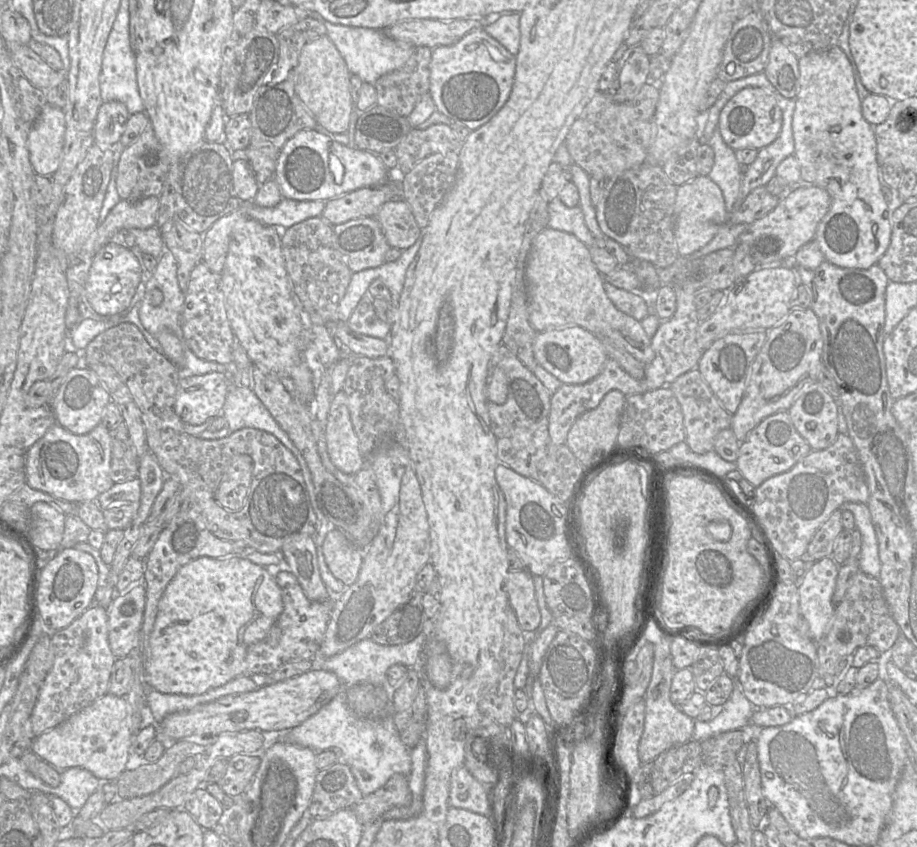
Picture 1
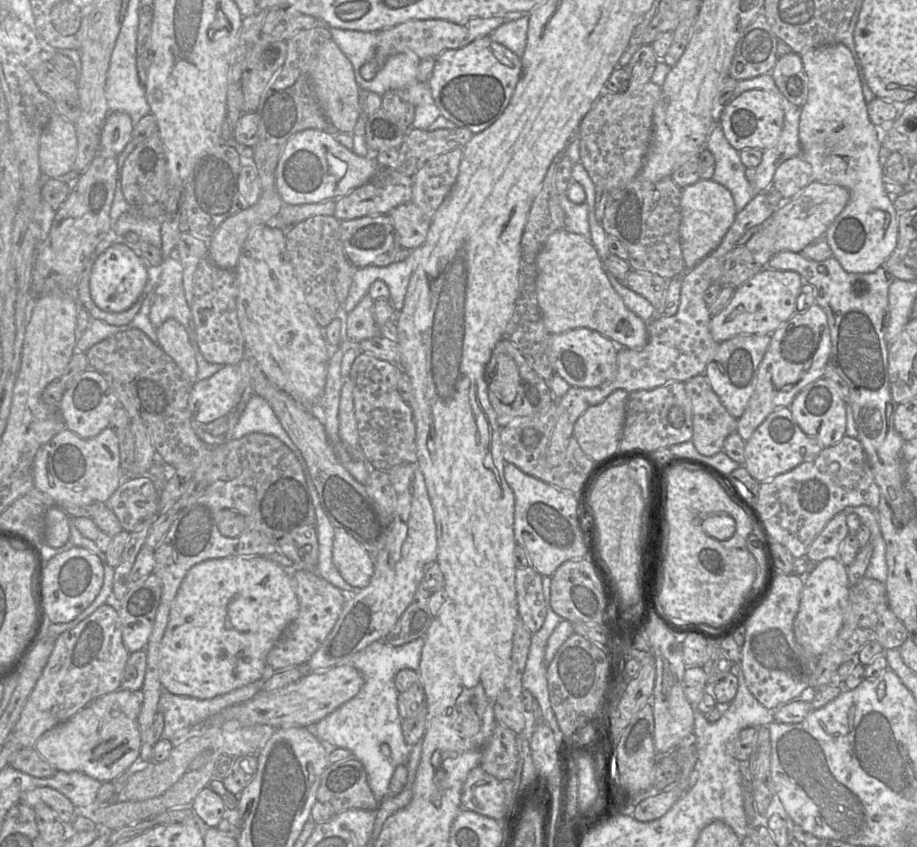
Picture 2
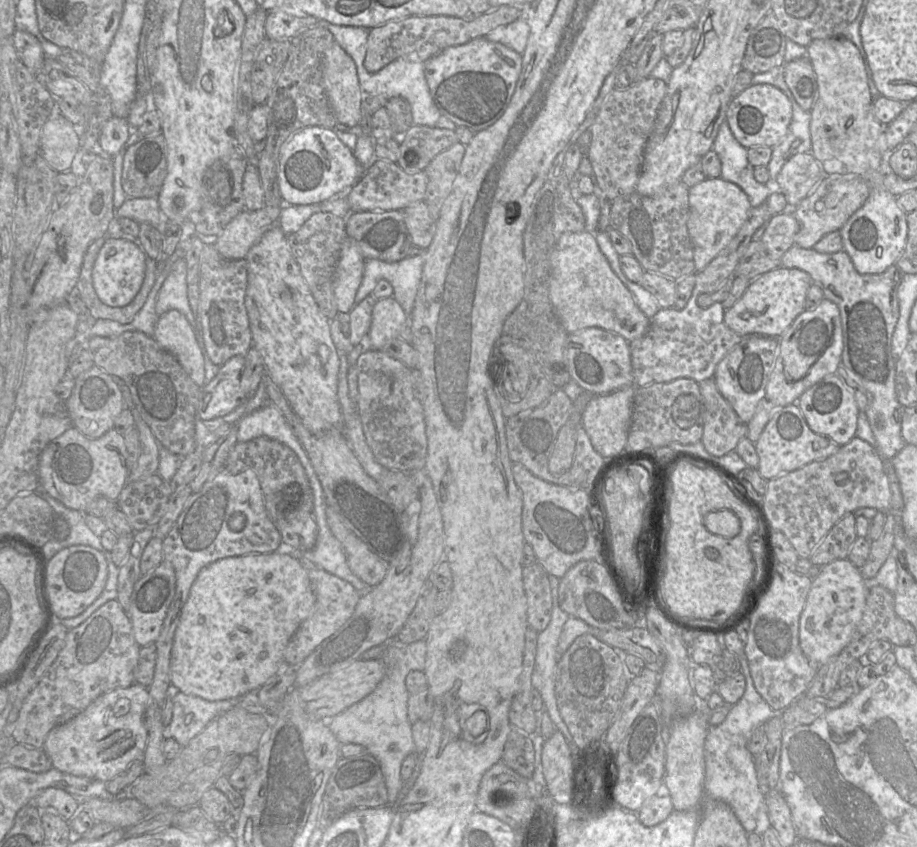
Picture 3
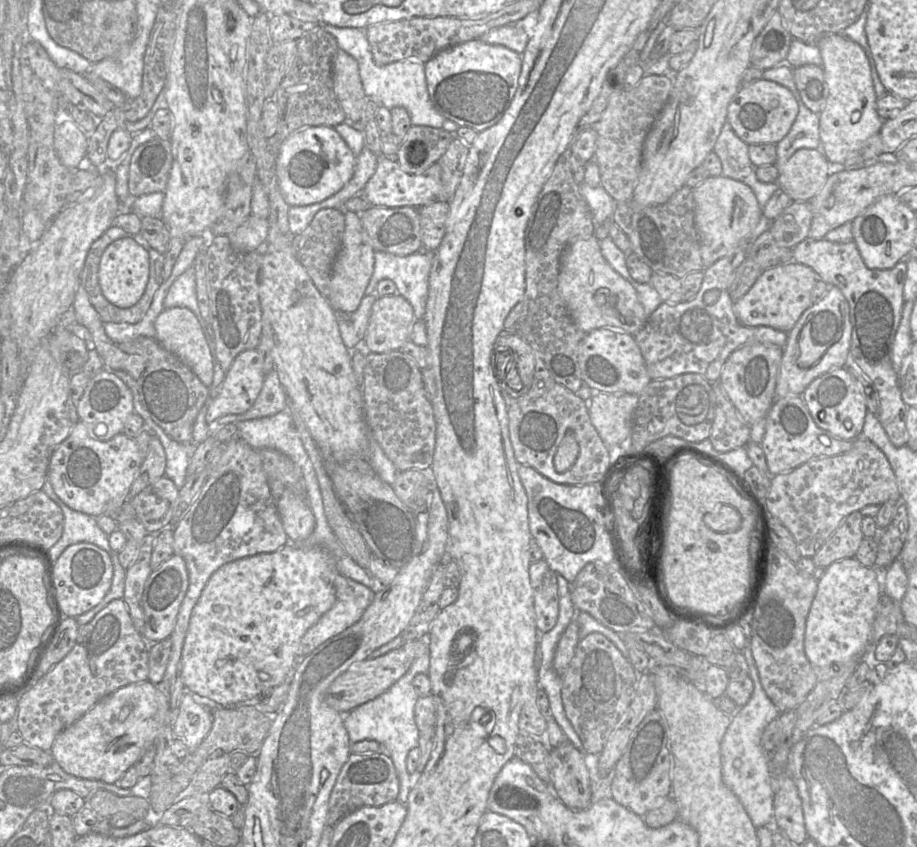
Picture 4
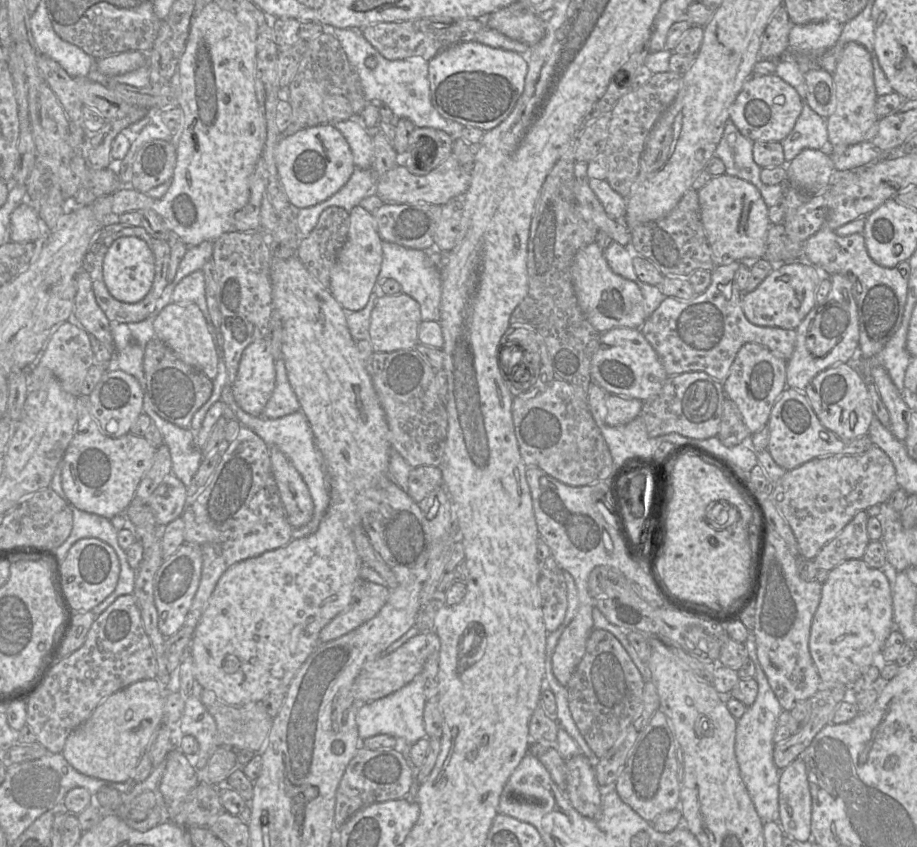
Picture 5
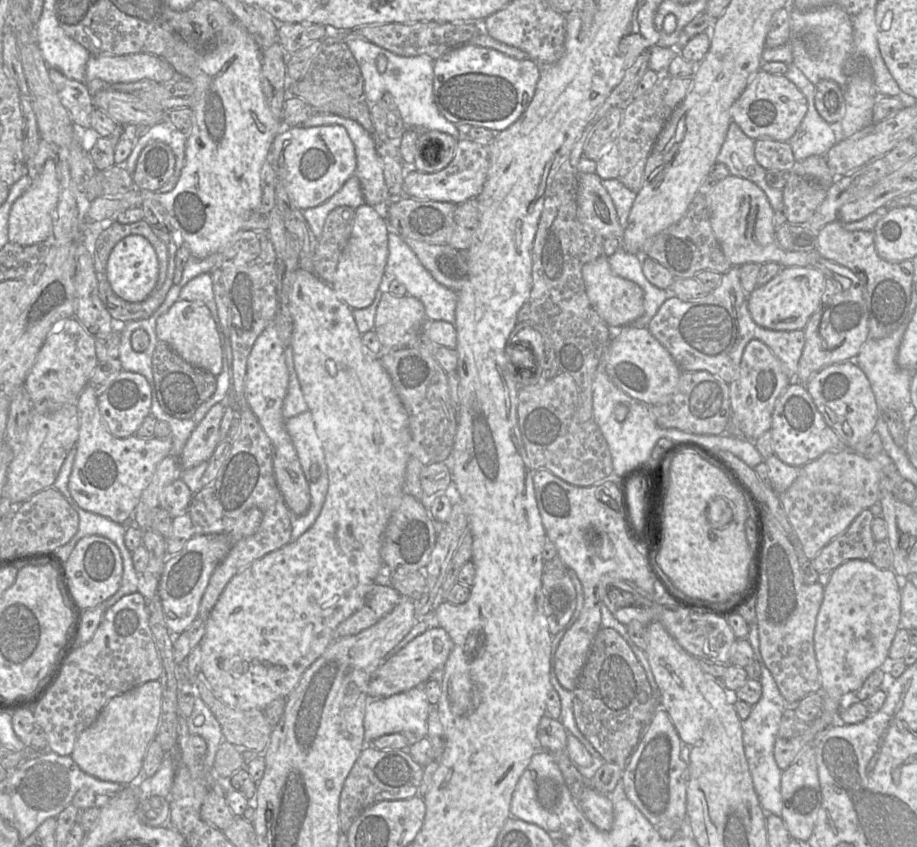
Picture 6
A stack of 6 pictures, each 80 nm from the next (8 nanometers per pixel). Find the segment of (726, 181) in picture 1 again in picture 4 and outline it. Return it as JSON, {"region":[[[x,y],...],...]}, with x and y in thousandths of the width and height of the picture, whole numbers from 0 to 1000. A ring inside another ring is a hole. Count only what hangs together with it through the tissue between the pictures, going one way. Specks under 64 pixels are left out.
{"region":[[[792,143],[778,175],[787,194],[787,208],[817,220],[832,247],[850,220],[847,216],[831,216],[826,211],[826,197],[819,191],[816,176],[817,171],[802,158],[796,145]]]}

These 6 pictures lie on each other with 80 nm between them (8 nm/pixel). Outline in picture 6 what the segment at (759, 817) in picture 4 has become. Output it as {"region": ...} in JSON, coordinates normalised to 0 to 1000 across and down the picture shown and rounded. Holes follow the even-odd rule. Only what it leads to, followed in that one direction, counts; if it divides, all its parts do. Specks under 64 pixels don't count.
{"region":[[[826,734],[817,737],[817,746],[814,754],[820,764],[823,779],[829,785],[830,798],[828,803],[831,809],[831,822],[827,830],[820,835],[816,848],[809,851],[810,882],[820,917],[822,933],[831,955],[835,959],[835,962],[844,961],[852,965],[852,916],[854,910],[848,906],[844,896],[844,881],[848,870],[848,862],[853,844],[859,832],[853,823],[839,790],[831,778]]]}

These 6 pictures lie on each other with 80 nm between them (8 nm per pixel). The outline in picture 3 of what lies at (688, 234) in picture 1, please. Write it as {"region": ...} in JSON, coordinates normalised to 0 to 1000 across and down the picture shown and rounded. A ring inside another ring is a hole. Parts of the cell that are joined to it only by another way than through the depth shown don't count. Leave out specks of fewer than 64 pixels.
{"region":[[[786,209],[770,210],[751,222],[751,257],[749,270],[757,296],[758,321],[766,320],[805,275],[819,248],[810,224]]]}

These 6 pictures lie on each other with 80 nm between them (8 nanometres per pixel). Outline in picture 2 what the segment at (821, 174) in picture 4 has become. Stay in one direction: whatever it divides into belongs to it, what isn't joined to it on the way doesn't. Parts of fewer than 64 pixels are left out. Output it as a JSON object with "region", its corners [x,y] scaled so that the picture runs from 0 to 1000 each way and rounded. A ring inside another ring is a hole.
{"region":[[[874,183],[855,190],[843,209],[843,217],[851,224],[855,236],[863,235],[883,215],[885,198]]]}

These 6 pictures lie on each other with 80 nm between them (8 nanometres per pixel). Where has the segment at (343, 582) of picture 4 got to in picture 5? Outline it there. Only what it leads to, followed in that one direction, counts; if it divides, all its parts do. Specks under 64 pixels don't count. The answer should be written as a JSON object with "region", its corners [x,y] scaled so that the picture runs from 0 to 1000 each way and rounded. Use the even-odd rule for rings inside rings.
{"region":[[[389,684],[381,715],[365,727],[348,747],[348,759],[365,756],[406,731],[421,712],[422,692]]]}

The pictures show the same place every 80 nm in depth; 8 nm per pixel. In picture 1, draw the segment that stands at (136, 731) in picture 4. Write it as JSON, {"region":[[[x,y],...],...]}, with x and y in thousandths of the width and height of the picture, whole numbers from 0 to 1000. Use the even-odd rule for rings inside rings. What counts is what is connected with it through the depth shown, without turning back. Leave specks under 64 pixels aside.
{"region":[[[116,818],[74,849],[39,870],[34,887],[65,914],[71,908],[88,906],[107,920],[124,920],[137,908],[145,867],[138,855],[138,828]]]}

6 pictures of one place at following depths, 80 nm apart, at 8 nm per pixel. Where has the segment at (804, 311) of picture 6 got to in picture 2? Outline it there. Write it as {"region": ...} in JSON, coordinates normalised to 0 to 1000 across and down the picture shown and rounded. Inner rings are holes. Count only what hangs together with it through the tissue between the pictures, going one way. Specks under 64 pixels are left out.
{"region":[[[832,315],[804,339],[792,362],[775,374],[773,387],[778,400],[785,405],[808,394],[842,394],[869,368],[868,355],[876,335],[876,328],[867,320]]]}

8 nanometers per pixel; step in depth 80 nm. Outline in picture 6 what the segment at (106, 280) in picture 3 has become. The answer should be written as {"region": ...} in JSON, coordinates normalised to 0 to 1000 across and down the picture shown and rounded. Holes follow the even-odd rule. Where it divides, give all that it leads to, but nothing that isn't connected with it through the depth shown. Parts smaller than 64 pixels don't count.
{"region":[[[141,277],[122,294],[117,308],[117,328],[123,345],[138,357],[158,354],[172,332],[173,311],[166,288],[154,277]]]}

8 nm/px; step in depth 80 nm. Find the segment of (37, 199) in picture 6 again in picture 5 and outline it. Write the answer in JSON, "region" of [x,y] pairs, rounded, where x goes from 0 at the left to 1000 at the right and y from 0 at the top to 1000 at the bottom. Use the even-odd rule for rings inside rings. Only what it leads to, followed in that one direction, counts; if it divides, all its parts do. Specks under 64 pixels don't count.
{"region":[[[24,238],[11,257],[12,286],[44,286],[56,270],[47,266],[39,247],[31,238]]]}

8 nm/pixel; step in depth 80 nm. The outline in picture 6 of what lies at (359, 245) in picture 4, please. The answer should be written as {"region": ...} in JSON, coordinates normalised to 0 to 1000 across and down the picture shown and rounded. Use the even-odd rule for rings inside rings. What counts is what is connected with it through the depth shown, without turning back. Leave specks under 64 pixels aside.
{"region":[[[396,241],[387,247],[382,281],[373,296],[361,334],[366,349],[384,366],[403,361],[417,331],[423,303],[425,268],[406,243]]]}

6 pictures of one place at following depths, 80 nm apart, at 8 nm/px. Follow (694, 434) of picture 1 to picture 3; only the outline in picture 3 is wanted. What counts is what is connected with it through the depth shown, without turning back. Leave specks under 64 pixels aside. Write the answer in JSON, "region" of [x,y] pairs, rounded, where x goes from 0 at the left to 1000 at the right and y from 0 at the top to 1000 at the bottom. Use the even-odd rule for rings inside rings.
{"region":[[[780,449],[762,451],[768,477],[767,512],[764,522],[778,538],[788,538],[799,532],[816,510],[795,475],[784,463]]]}

